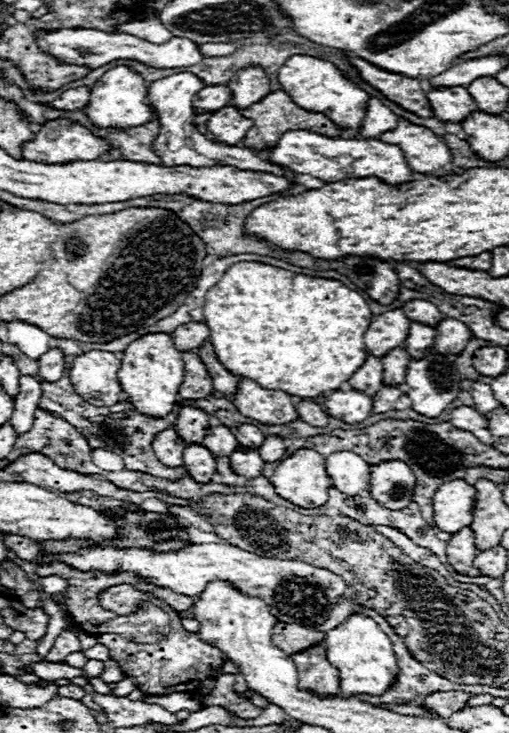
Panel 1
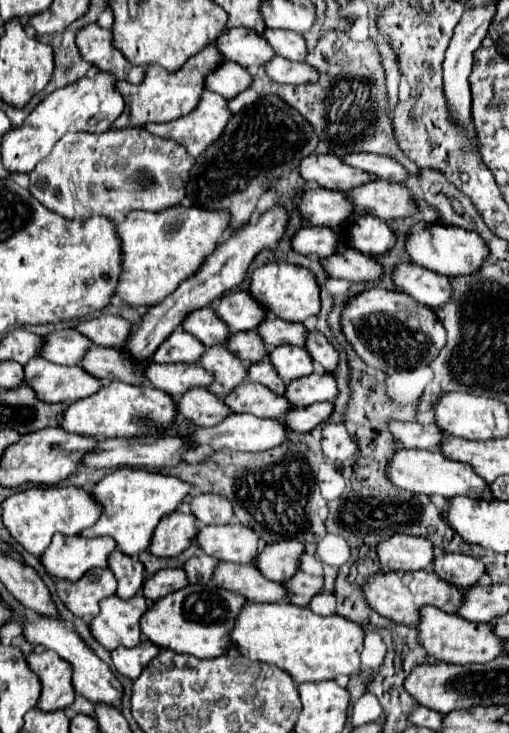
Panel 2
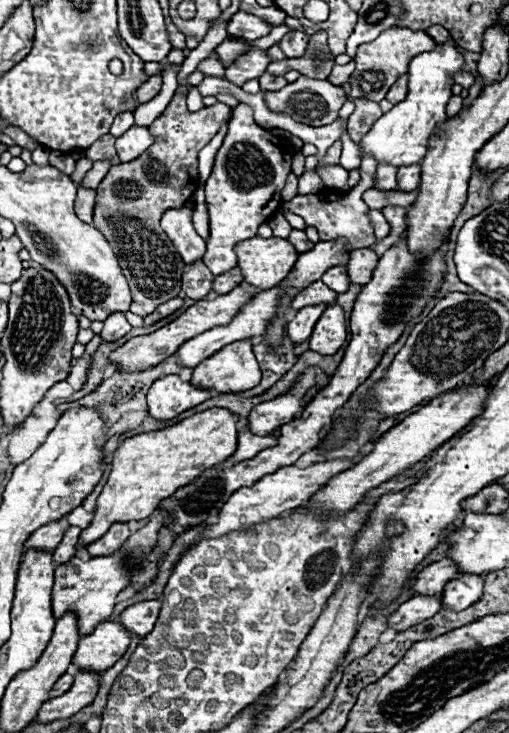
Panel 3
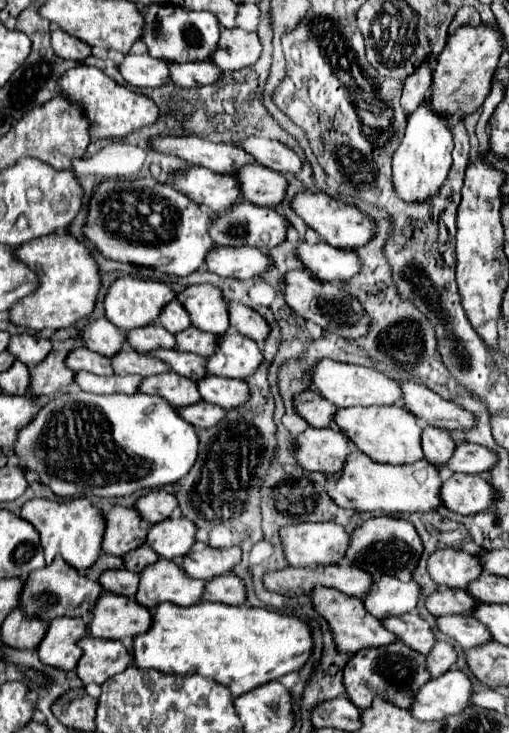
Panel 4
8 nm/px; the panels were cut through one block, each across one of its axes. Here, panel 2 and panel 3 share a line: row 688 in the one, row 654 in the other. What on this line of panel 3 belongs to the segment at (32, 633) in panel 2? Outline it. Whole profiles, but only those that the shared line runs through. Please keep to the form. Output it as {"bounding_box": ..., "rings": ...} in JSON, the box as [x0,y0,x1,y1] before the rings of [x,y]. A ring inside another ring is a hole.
{"bounding_box":[74,622,132,670],"rings":[[[102,622],[92,634],[78,642],[74,664],[82,670],[108,670],[128,648],[132,632],[120,622]]]}

